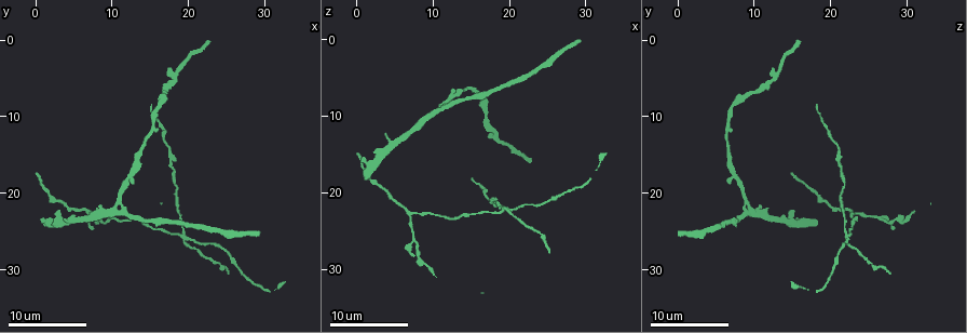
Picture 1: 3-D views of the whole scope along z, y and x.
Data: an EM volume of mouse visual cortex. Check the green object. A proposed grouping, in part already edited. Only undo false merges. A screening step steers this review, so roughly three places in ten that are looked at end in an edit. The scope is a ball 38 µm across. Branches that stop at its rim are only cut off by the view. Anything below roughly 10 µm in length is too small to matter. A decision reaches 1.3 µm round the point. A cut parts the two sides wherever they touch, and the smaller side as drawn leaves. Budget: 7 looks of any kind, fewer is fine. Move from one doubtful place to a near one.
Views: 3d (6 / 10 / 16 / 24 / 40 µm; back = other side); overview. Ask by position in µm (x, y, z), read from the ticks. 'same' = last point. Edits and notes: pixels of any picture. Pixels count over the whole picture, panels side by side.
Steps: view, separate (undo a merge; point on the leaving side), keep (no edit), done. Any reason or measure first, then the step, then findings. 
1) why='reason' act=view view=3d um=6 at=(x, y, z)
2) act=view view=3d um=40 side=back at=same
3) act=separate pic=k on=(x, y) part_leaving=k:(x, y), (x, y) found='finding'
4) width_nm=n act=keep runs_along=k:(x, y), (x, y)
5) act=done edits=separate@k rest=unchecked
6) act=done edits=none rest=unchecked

why='looks like a crossing' act=view view=3d um=10 at=(19.5, 25.5, 22.0)

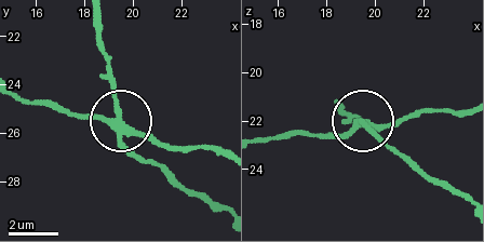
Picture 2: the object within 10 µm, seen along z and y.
act=view view=3d um=6 at=same

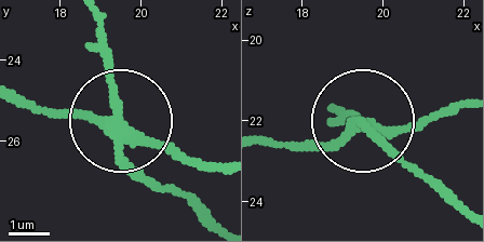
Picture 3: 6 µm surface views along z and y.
width_nm=260 act=separate pic=3 on=(137, 178) part_leaving=3:(119, 121), (102, 22) found='two neurons meet here'

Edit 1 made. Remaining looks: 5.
why='see it whole again' act=view view=overview

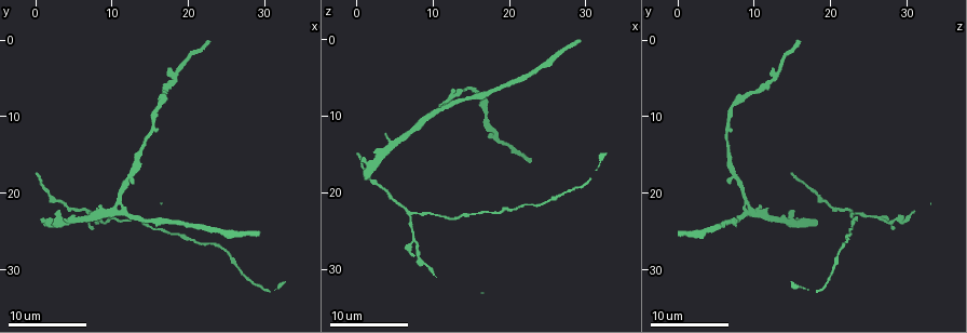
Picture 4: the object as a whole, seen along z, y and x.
why='thick turns thin' act=view view=3d um=10 at=(13.0, 23.5, 23.0)

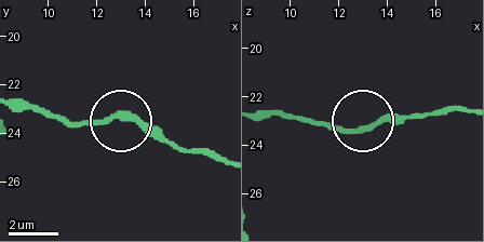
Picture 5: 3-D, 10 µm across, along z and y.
act=keep found='continuous, no second neuron'

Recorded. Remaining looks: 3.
act=view view=3d um=10 at=(11.0, 21.5, 9.0)

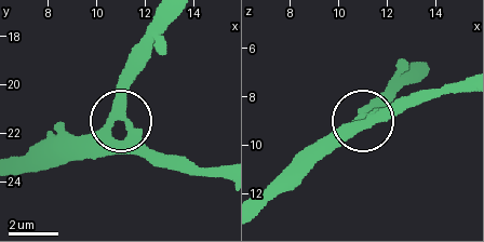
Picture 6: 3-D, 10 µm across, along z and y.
act=view view=3d um=10 side=back at=(11.1, 21.2, 8.9)

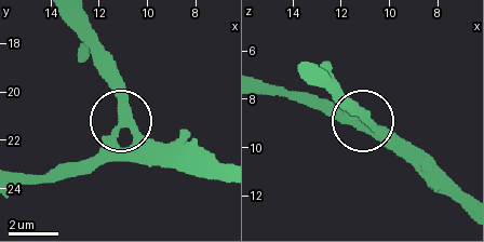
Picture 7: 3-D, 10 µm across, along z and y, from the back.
act=keep found='all the same neuron'

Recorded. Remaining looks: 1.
act=done edits=separate@3 rest=unchecked

